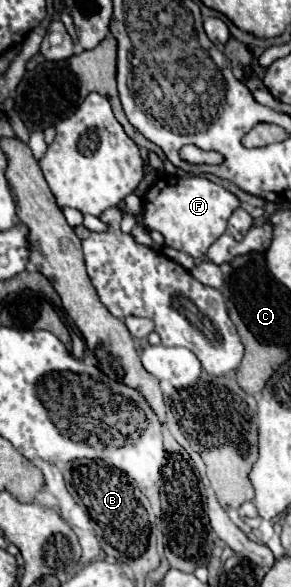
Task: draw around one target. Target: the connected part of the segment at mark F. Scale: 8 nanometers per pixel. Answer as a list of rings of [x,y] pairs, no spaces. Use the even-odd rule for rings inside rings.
[[[167,176],[157,180],[145,194],[141,218],[123,214],[121,232],[129,234],[131,228],[139,222],[147,230],[161,232],[165,236],[165,246],[181,250],[195,260],[203,260],[209,246],[225,234],[227,220],[237,208],[243,208],[243,202],[233,192],[203,176]]]

